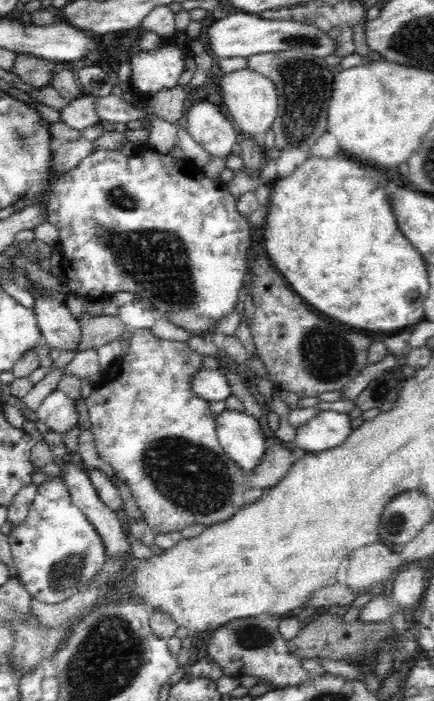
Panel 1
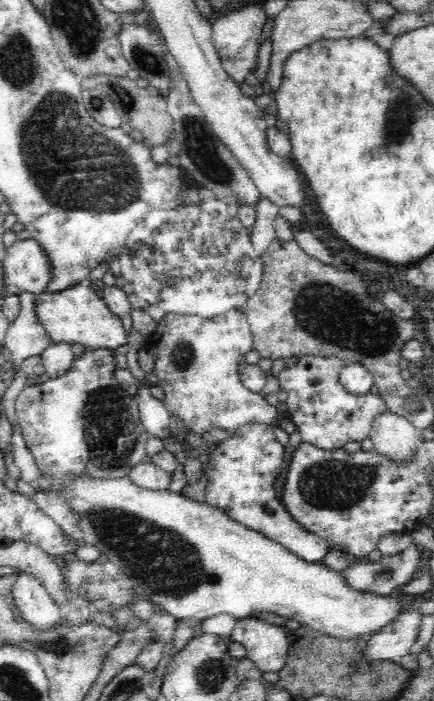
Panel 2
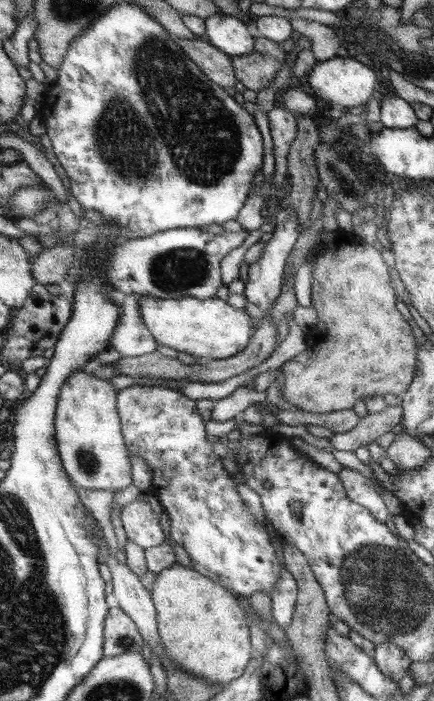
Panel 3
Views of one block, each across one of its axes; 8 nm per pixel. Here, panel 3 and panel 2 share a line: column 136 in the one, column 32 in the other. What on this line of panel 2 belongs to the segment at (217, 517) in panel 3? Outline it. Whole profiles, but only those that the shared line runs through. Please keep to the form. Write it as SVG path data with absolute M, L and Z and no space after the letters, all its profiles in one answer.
M89 346L81 356L73 358L72 368L69 368L68 372L62 373L56 378L49 378L46 382L25 386L21 389L21 394L17 397L15 403L16 420L20 425L24 442L26 442L26 446L35 458L37 467L41 468L44 473L54 473L54 475L70 473L70 475L79 475L87 471L94 477L122 477L128 476L132 468L144 460L144 446L146 446L146 442L148 442L149 435L141 423L139 406L133 399L129 399L125 390L119 385L119 381L114 377L116 363L112 352L114 352L114 349Z

